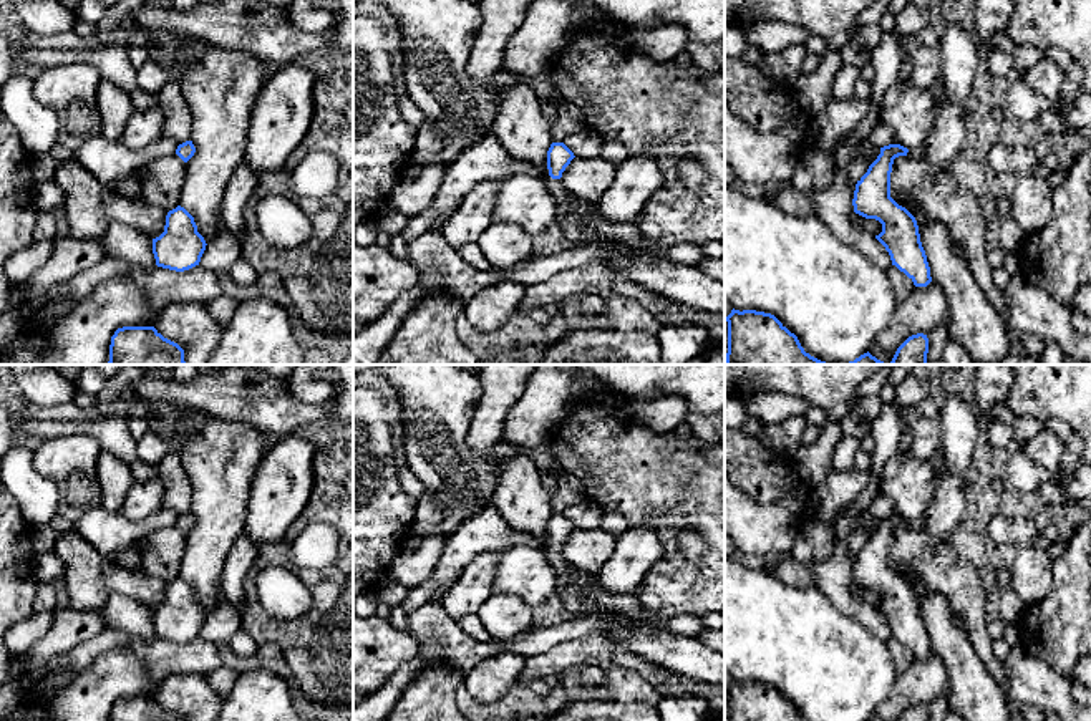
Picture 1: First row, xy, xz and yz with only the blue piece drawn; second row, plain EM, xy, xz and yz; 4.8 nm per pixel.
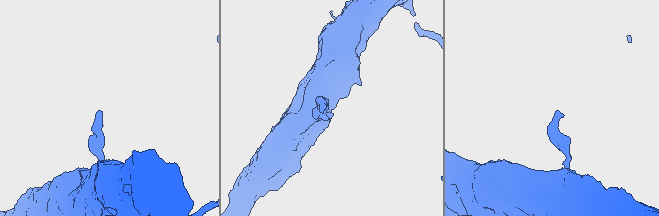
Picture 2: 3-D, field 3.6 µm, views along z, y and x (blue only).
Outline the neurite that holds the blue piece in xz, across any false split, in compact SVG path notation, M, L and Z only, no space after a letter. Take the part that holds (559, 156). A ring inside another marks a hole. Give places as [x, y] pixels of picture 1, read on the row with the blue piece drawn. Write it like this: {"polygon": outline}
{"polygon": "M552 143L547 151L549 176L546 182L557 206L565 204L572 197L572 194L562 187L560 177L574 157L574 152L564 143Z"}

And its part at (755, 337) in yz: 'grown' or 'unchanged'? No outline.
unchanged

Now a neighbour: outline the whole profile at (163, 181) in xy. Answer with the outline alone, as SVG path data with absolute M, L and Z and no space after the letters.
M177 154L143 164L141 202L148 202L169 212L181 202L181 191L186 177L186 162Z

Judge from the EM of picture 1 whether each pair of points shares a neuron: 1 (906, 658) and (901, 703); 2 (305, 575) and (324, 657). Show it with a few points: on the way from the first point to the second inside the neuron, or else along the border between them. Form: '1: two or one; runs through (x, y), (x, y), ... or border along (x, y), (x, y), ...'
1: two; border along (916, 658), (899, 673)
2: one; runs through (325, 595), (329, 599), (329, 637)

